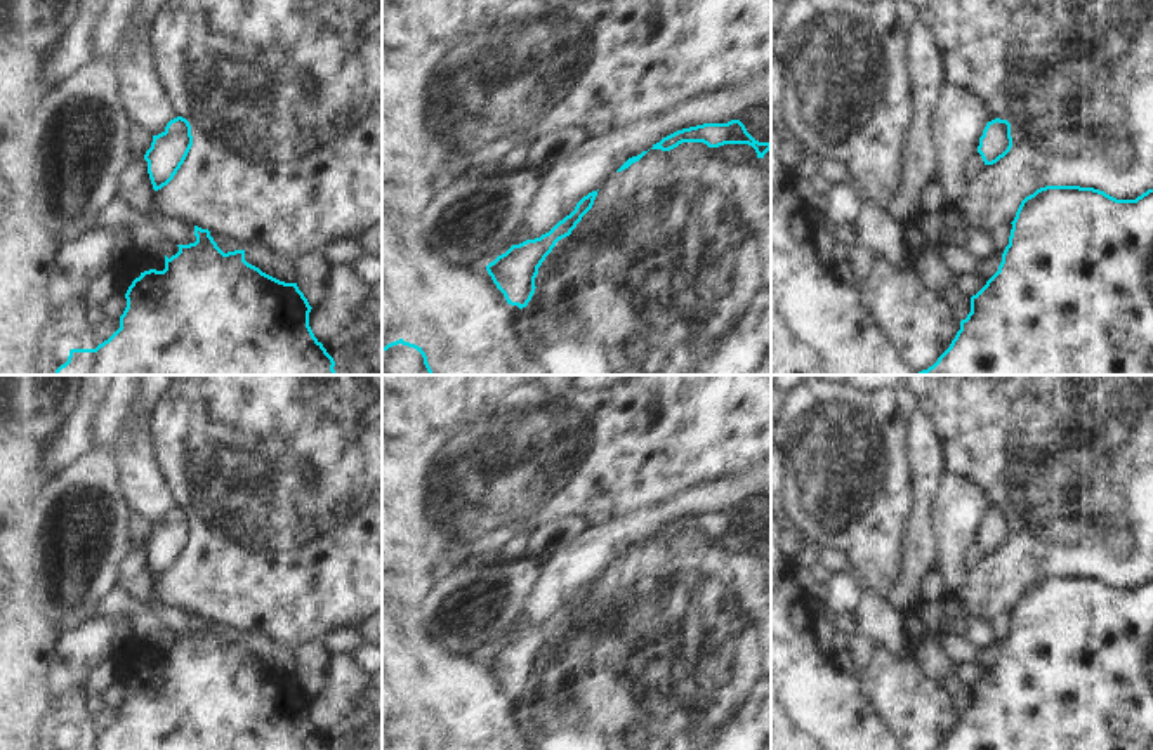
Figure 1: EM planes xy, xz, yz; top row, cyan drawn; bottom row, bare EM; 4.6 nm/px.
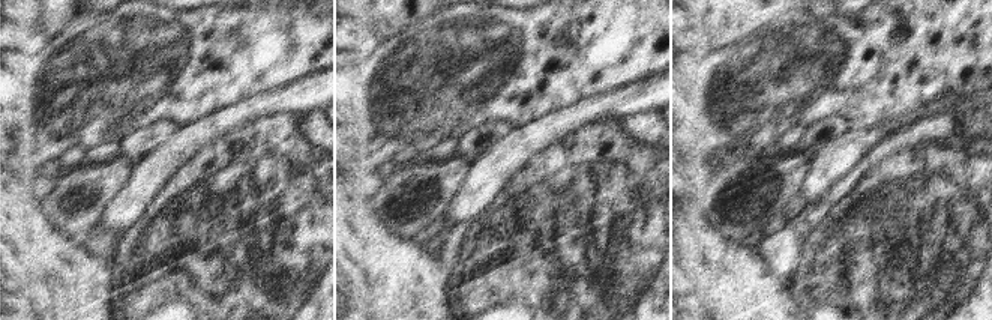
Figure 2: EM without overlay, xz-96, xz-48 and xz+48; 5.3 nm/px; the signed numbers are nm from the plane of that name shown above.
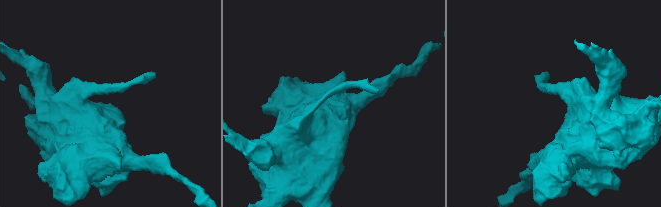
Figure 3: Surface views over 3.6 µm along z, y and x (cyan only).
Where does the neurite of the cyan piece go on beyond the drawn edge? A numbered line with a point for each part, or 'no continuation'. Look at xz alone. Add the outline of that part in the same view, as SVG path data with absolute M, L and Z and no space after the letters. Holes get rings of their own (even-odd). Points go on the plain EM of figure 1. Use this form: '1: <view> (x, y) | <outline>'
no continuation

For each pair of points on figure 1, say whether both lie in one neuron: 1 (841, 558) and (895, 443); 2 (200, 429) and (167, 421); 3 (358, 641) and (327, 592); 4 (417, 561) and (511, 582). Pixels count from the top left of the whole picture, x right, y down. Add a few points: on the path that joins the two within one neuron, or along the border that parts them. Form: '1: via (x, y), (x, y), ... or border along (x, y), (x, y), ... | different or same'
1: border along (815, 542), (837, 546), (848, 556), (853, 568) | different
2: via (191, 424), (176, 421) | same
3: border along (356, 624), (346, 625), (325, 639) | different
4: border along (485, 559), (466, 556), (445, 566), (429, 582) | different

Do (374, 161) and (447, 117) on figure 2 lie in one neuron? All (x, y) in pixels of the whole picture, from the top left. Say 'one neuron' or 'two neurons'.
one neuron

